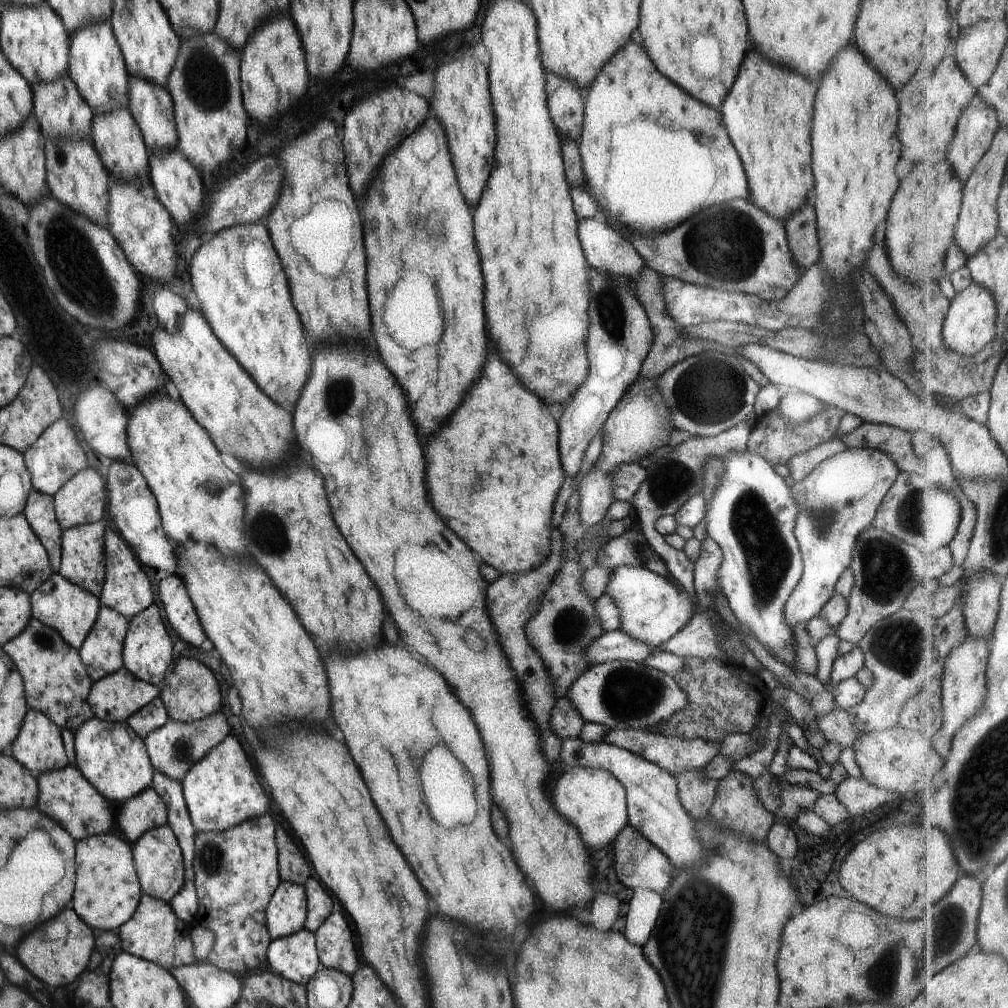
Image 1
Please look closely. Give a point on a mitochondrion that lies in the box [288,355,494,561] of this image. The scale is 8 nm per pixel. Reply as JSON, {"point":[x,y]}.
{"point":[337,396]}

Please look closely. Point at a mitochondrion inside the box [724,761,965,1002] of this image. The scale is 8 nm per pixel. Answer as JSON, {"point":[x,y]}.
{"point":[880,974]}

